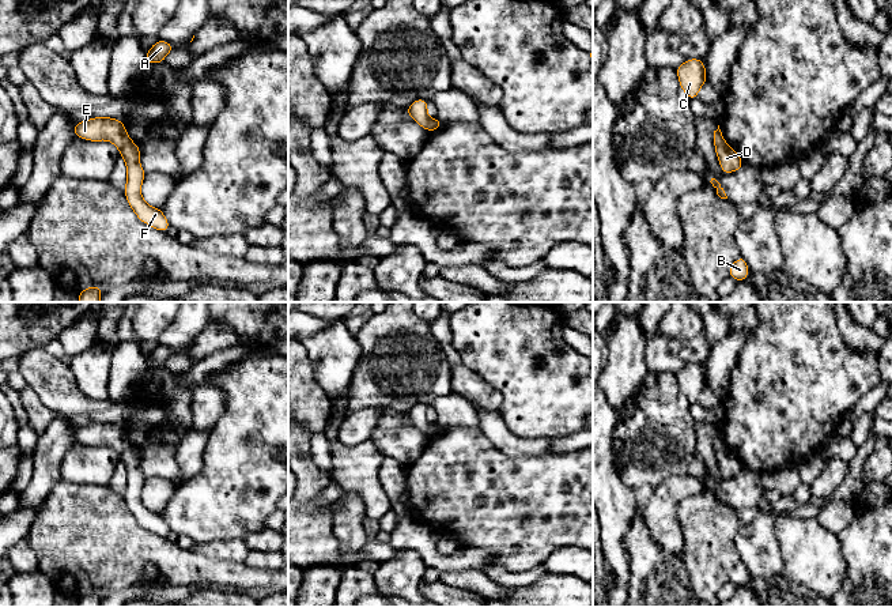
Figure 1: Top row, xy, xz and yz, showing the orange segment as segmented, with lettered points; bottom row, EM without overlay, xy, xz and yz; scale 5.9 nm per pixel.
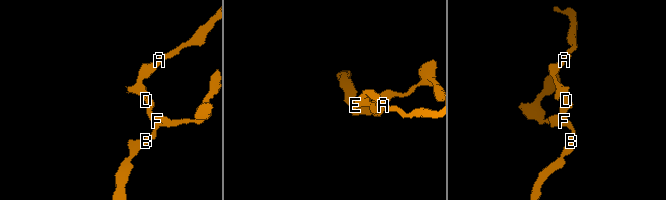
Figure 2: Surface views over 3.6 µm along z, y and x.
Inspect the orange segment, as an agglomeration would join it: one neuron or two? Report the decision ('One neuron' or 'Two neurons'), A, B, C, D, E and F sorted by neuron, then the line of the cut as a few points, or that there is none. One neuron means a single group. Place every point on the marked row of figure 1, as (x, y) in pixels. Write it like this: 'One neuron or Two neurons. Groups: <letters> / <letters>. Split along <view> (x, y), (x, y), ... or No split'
Two neurons. Groups: A C E / B D F. Split along xy (131, 140), (120, 150)

